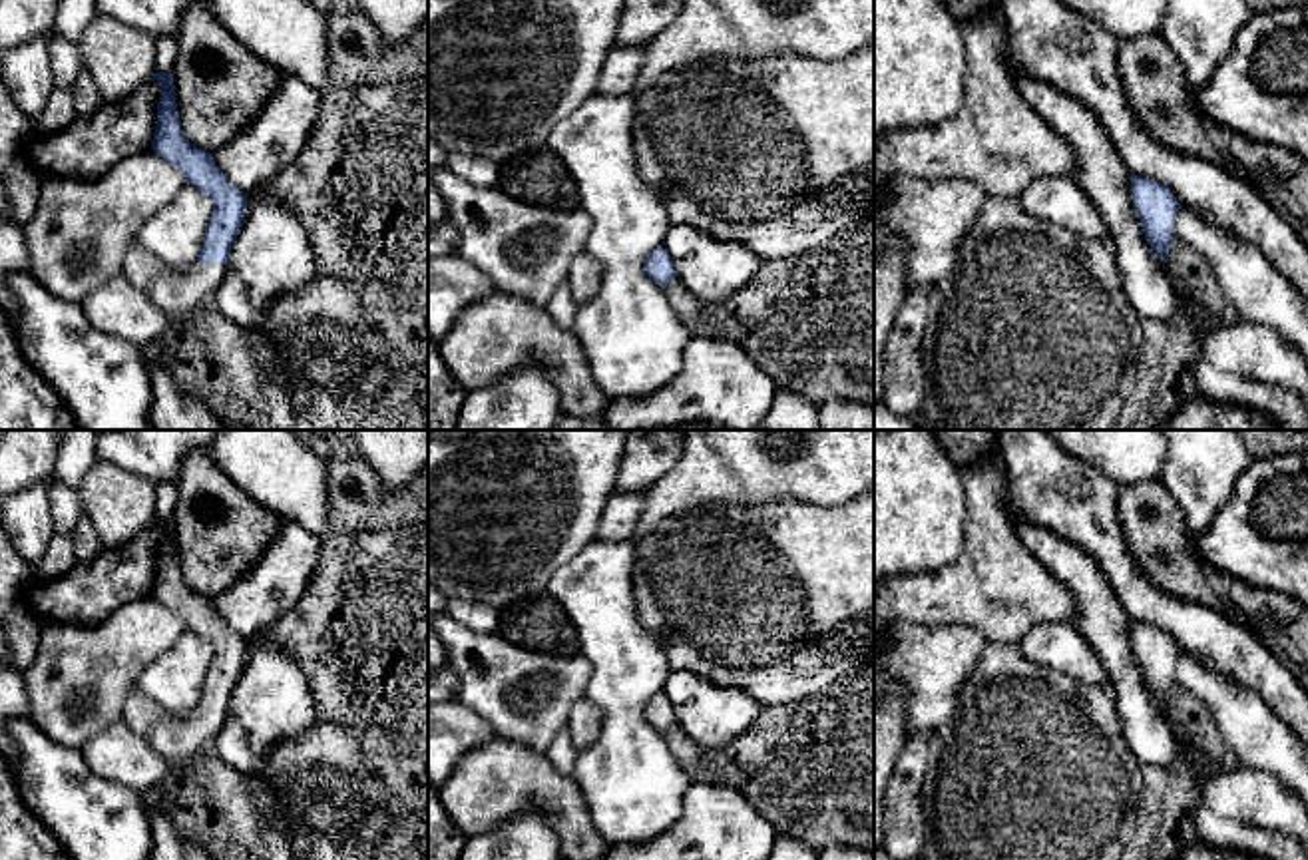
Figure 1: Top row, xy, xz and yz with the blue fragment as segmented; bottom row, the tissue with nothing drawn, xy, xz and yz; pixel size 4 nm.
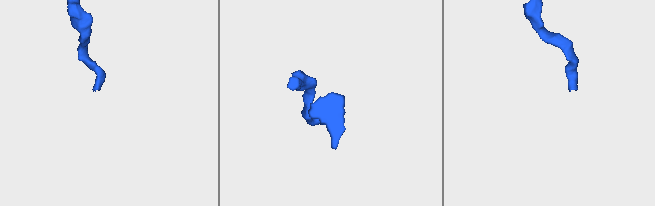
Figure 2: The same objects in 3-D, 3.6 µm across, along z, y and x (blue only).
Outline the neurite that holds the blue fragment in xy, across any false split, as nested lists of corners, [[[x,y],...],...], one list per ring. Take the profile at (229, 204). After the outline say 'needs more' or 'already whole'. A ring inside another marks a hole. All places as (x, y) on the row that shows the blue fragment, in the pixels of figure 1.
[[[157,72],[153,80],[161,84],[163,94],[157,102],[151,149],[213,201],[201,255],[189,271],[171,273],[137,241],[125,251],[123,277],[171,317],[195,309],[205,299],[215,299],[231,247],[243,227],[249,197],[223,175],[213,153],[185,139],[175,104],[173,74]]]; needs more

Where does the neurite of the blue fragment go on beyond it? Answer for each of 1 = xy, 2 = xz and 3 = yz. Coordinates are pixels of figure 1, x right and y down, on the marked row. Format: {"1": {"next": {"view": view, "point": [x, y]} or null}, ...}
{"1": {"next": {"view": "xy", "point": [174, 293]}}, "2": {"next": null}, "3": {"next": null}}

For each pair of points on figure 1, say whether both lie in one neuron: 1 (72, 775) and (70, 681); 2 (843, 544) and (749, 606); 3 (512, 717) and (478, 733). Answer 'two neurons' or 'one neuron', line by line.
1: two neurons
2: one neuron
3: two neurons

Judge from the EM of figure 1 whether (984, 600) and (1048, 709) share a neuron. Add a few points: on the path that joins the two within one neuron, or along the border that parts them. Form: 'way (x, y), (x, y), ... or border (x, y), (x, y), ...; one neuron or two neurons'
border (988, 642), (1016, 645); two neurons

